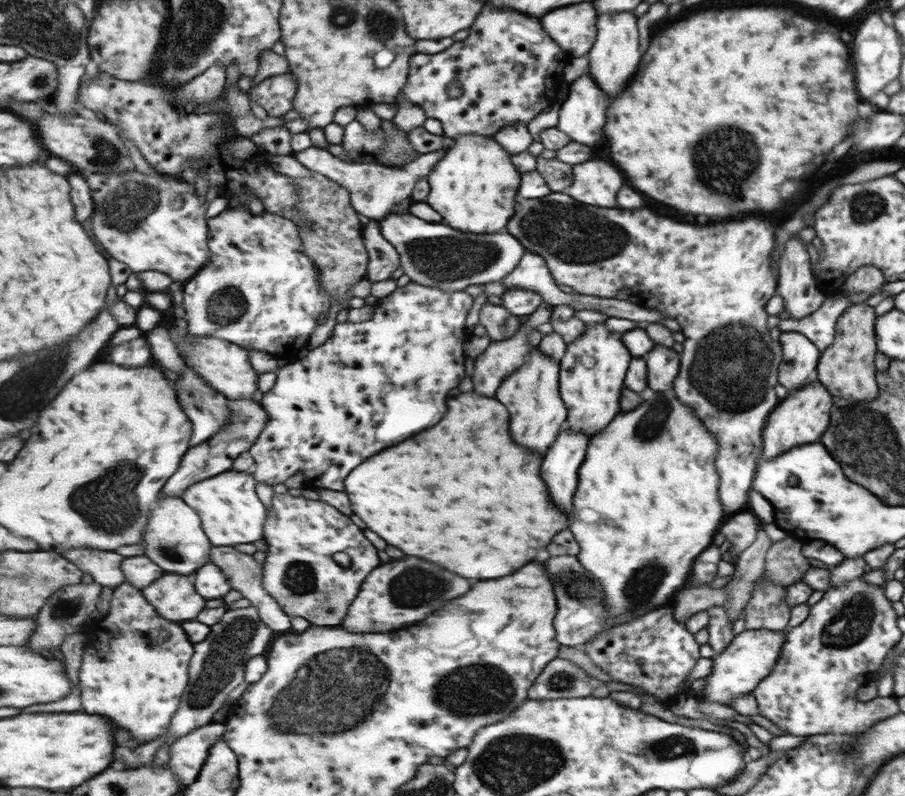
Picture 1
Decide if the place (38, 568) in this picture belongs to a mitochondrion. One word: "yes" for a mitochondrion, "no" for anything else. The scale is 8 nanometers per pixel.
no

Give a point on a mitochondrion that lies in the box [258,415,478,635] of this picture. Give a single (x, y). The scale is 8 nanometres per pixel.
(416, 585)

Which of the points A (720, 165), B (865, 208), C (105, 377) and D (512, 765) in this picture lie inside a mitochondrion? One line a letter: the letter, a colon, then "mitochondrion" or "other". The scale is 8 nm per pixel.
A: mitochondrion
B: mitochondrion
C: other
D: mitochondrion

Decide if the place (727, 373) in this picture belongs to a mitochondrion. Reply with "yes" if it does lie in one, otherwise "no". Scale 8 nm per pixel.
yes

